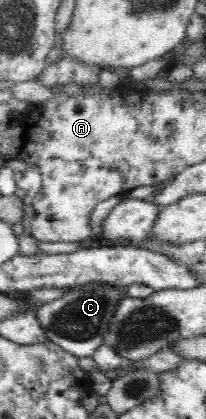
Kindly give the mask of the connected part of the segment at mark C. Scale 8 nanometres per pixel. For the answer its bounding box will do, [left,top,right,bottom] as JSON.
[35,284,127,358]

